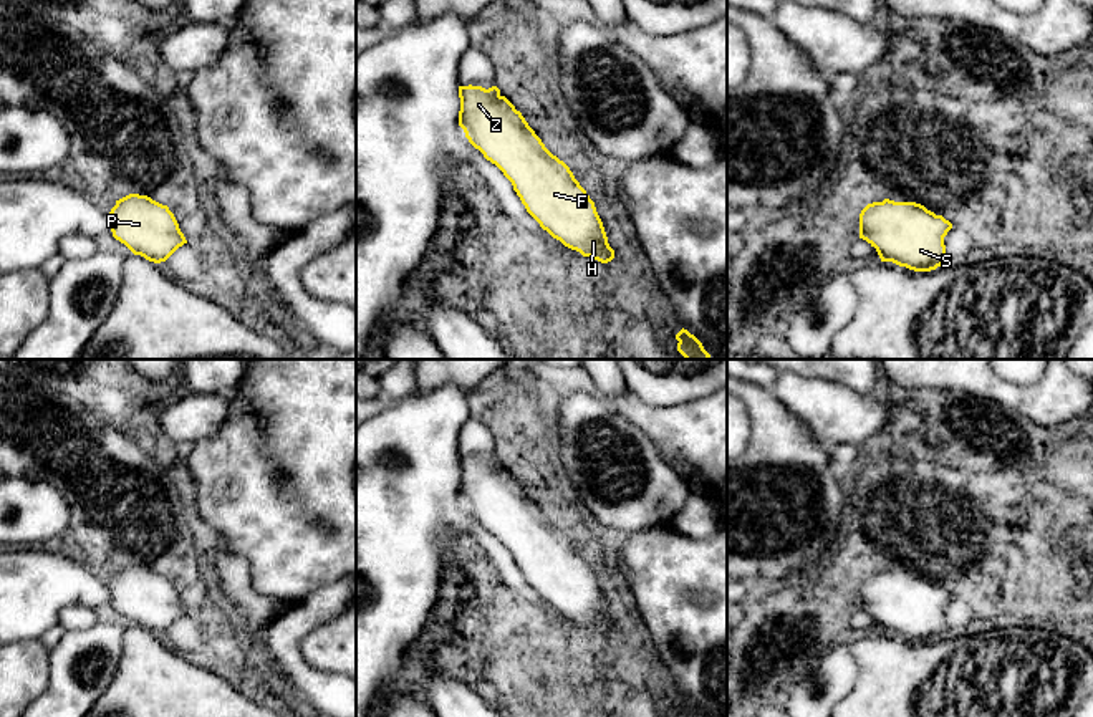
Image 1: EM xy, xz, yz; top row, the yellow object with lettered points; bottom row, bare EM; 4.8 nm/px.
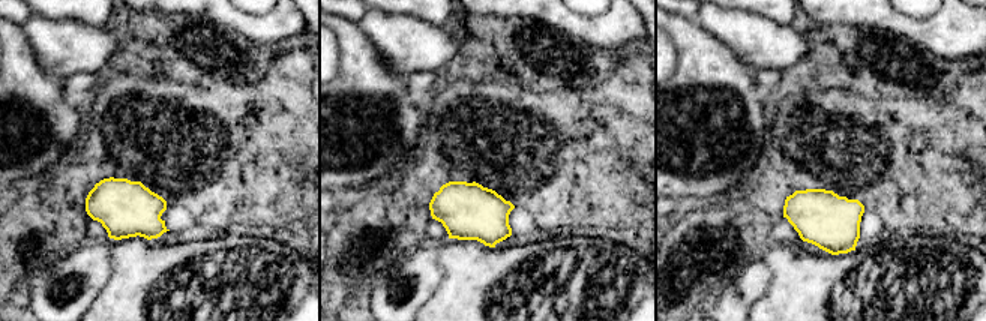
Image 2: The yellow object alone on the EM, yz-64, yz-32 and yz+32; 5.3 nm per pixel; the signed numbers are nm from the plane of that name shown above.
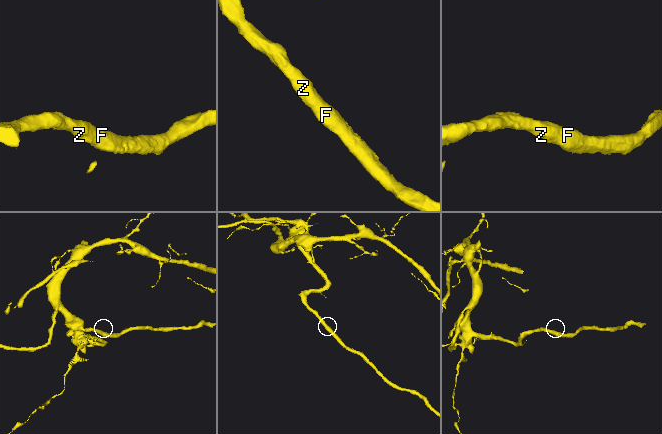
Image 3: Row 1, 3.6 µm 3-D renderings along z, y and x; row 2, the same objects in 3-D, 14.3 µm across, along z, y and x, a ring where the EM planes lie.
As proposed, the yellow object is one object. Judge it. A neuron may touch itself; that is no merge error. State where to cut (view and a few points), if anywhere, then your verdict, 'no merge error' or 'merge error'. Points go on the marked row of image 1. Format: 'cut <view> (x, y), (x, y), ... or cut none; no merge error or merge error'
cut none; no merge error

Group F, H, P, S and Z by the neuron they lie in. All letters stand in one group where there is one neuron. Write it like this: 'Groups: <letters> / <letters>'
Groups: F H P S Z

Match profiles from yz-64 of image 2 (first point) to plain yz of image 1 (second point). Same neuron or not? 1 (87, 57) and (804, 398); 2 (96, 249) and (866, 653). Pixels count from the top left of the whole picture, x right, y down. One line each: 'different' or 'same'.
1: same
2: different

